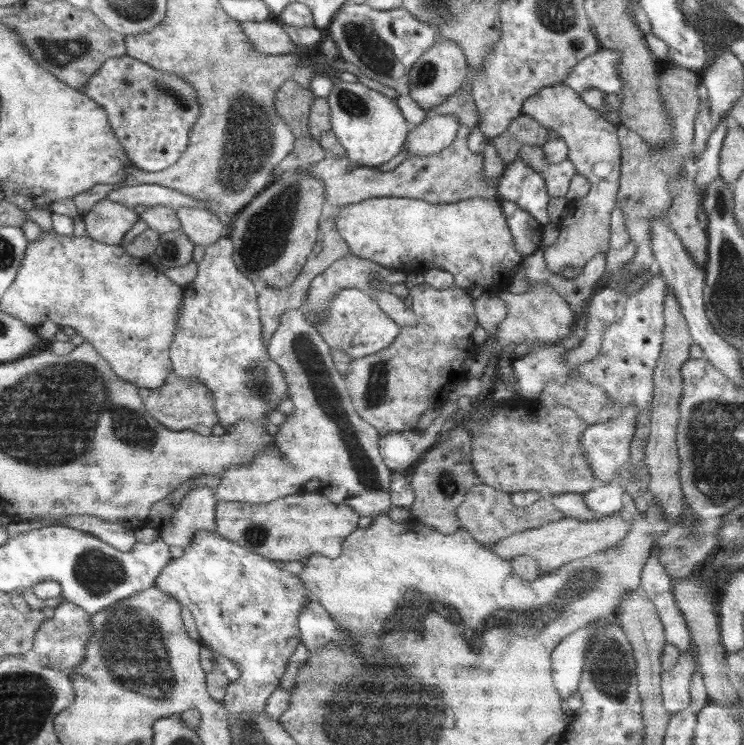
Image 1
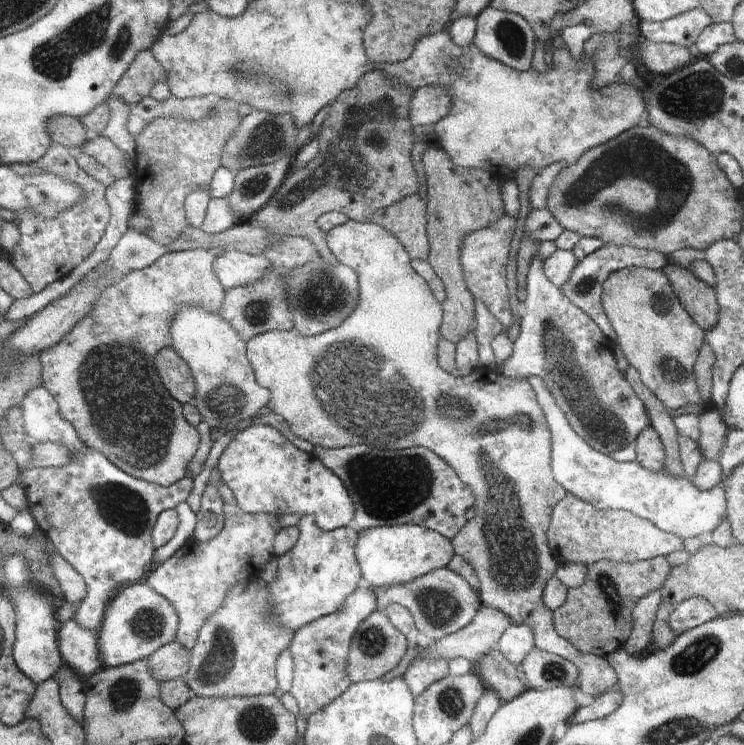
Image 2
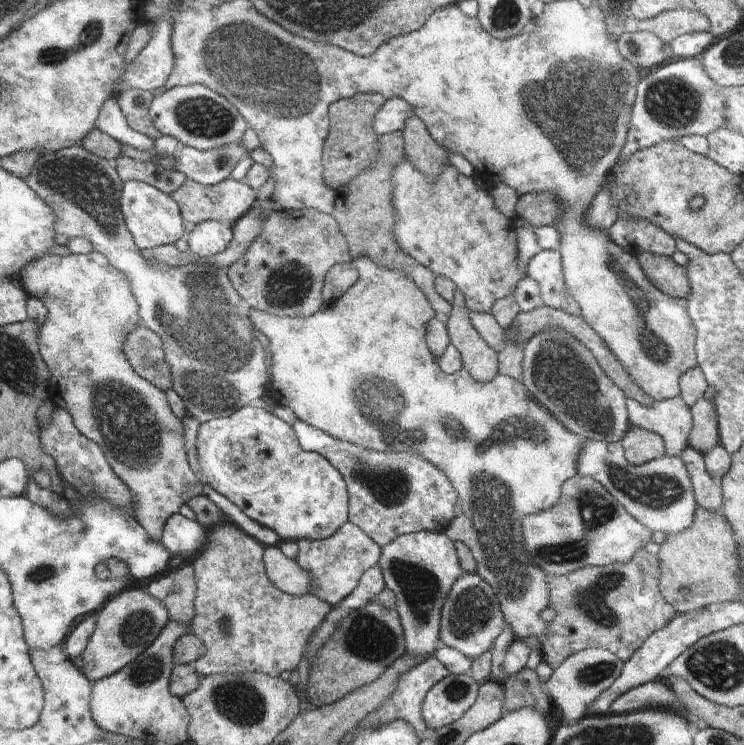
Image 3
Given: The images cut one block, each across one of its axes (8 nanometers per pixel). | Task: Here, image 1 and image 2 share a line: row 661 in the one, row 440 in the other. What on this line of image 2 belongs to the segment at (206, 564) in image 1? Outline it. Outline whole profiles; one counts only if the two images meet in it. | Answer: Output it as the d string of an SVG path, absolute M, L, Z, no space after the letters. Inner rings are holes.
M250 422L233 431L233 438L219 457L221 481L246 513L271 513L277 518L296 514L312 516L322 531L352 526L354 506L344 484L311 453L293 446L276 428Z

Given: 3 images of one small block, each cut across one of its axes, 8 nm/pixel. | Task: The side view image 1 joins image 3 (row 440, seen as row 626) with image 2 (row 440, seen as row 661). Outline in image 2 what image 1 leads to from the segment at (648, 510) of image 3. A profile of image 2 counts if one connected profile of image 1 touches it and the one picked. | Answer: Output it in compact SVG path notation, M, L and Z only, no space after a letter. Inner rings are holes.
M531 375L526 380L532 386L536 401L549 425L552 473L566 493L571 493L602 511L621 509L633 513L664 533L674 534L682 540L702 536L706 532L712 533L721 524L727 511L721 484L711 490L700 491L687 477L669 474L665 469L651 472L643 468L636 459L616 461L596 451L570 427L540 378Z

